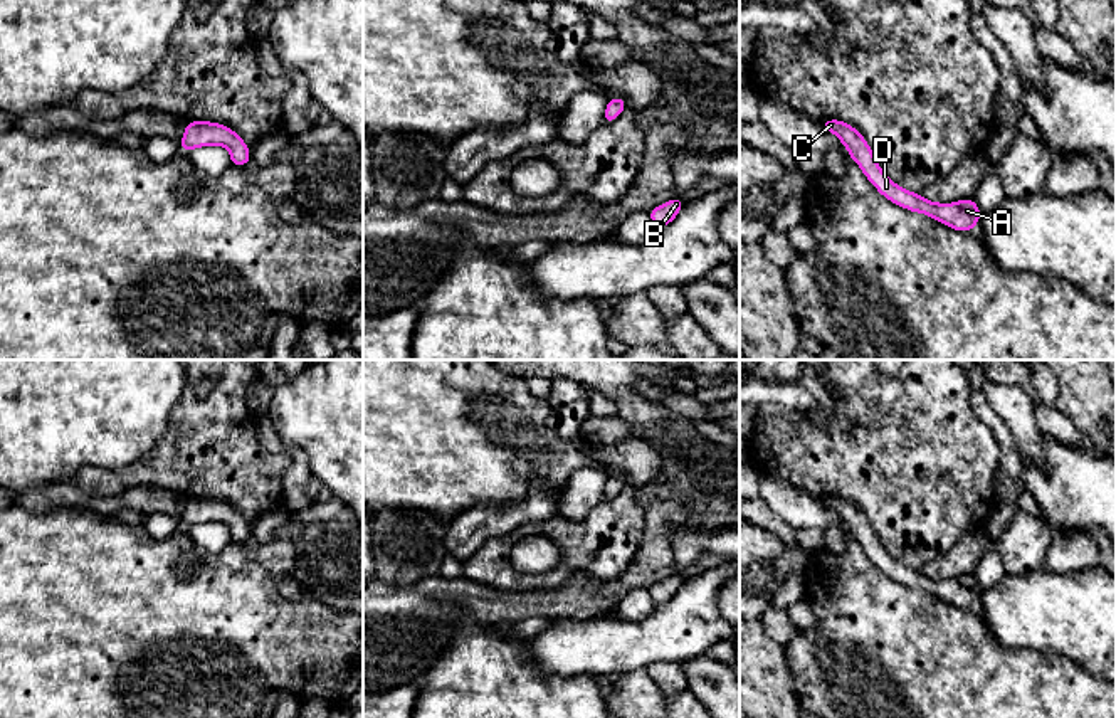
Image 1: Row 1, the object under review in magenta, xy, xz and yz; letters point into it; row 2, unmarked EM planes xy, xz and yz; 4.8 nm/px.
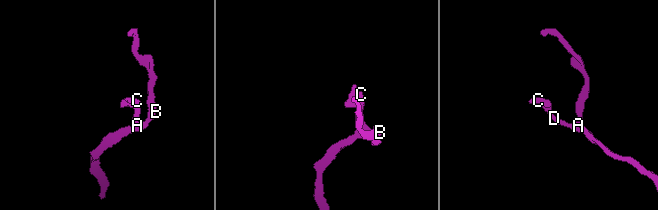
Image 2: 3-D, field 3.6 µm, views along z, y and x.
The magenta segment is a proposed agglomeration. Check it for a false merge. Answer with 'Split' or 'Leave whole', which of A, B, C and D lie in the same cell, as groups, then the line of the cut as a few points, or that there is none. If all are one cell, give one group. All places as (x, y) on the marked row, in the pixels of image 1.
Leave whole. Groups: A B C D. No split

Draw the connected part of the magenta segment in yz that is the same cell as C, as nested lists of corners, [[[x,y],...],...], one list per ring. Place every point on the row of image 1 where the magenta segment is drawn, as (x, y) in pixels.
[[[824,119],[820,123],[825,131],[834,133],[842,141],[864,177],[894,205],[924,214],[958,232],[971,232],[980,222],[982,212],[973,198],[961,198],[953,203],[929,202],[921,193],[896,185],[879,166],[867,140],[852,124],[840,119]]]

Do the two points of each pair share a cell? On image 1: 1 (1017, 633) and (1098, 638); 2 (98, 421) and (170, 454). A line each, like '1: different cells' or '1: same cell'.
1: same cell
2: different cells

